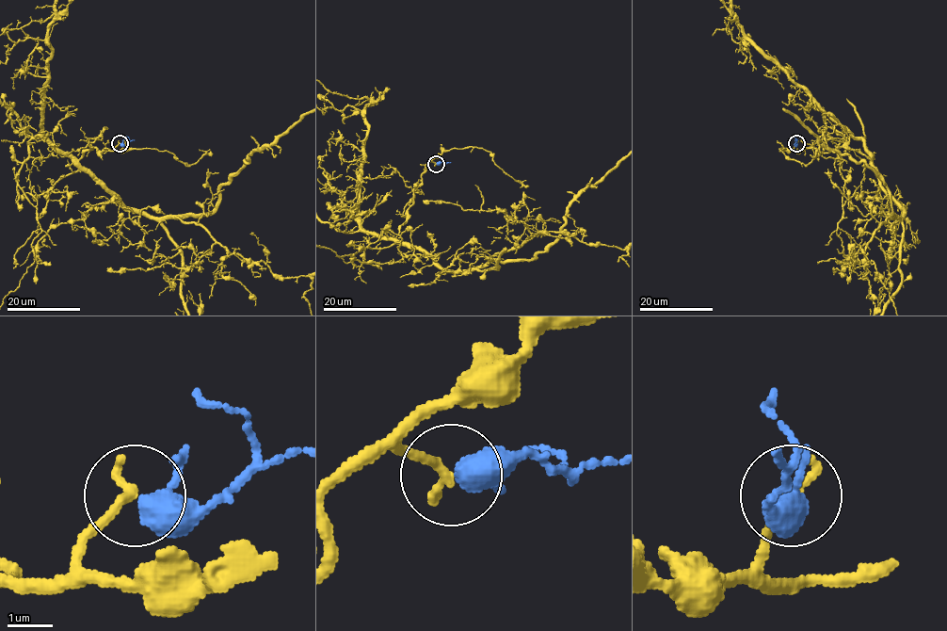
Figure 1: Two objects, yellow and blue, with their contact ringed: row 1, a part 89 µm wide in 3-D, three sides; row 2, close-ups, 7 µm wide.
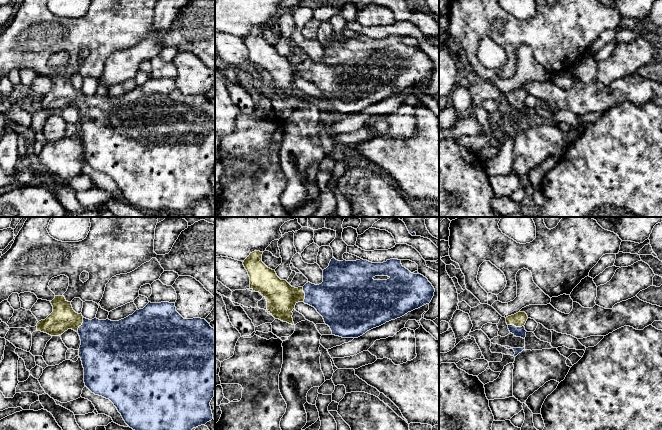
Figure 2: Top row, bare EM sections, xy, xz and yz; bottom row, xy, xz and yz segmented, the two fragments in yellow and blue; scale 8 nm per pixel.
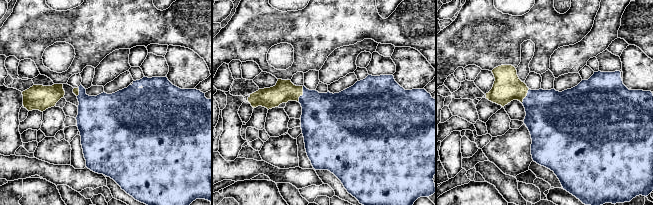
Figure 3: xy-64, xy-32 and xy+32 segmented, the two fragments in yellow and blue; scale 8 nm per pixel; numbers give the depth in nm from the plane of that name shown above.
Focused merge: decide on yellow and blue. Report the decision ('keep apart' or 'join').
join

